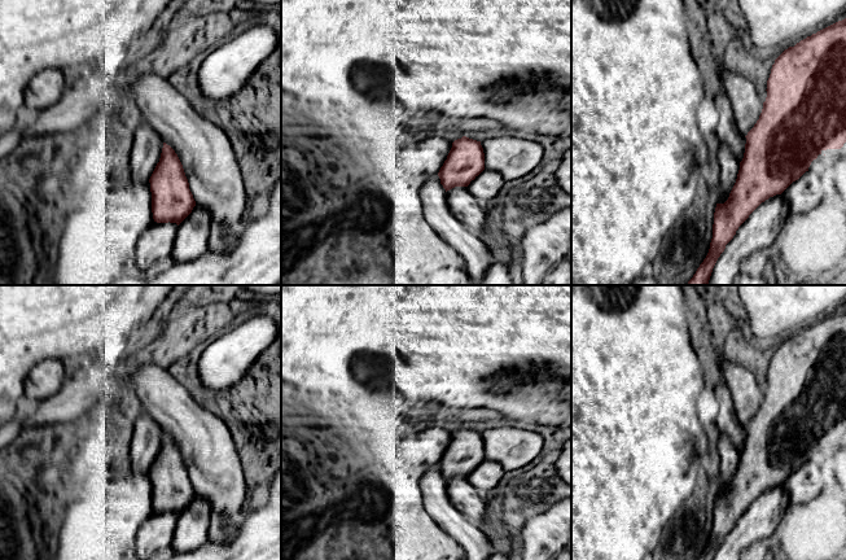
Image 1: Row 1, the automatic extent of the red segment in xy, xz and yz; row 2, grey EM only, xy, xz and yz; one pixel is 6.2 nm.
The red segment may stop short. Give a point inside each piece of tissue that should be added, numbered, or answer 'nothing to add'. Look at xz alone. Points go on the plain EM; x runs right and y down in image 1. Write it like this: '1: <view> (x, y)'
nothing to add

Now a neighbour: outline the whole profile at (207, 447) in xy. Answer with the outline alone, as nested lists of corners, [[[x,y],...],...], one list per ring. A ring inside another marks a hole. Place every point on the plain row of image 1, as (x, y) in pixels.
[[[145,364],[136,368],[126,380],[146,414],[162,428],[163,433],[175,441],[196,494],[210,504],[209,542],[231,541],[247,517],[245,504],[250,498],[250,490],[228,426],[222,419],[202,407],[166,368]]]

